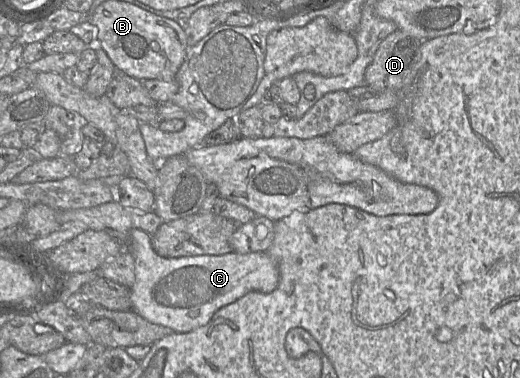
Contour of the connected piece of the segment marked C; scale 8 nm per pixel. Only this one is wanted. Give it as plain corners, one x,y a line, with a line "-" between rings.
141,229
130,231
125,250
132,254
135,261
135,282
130,288
132,310
149,322
172,329
172,333
190,332
204,326
219,309
235,302
248,292
270,293
279,283
278,266
266,251
167,258
154,251
151,235

